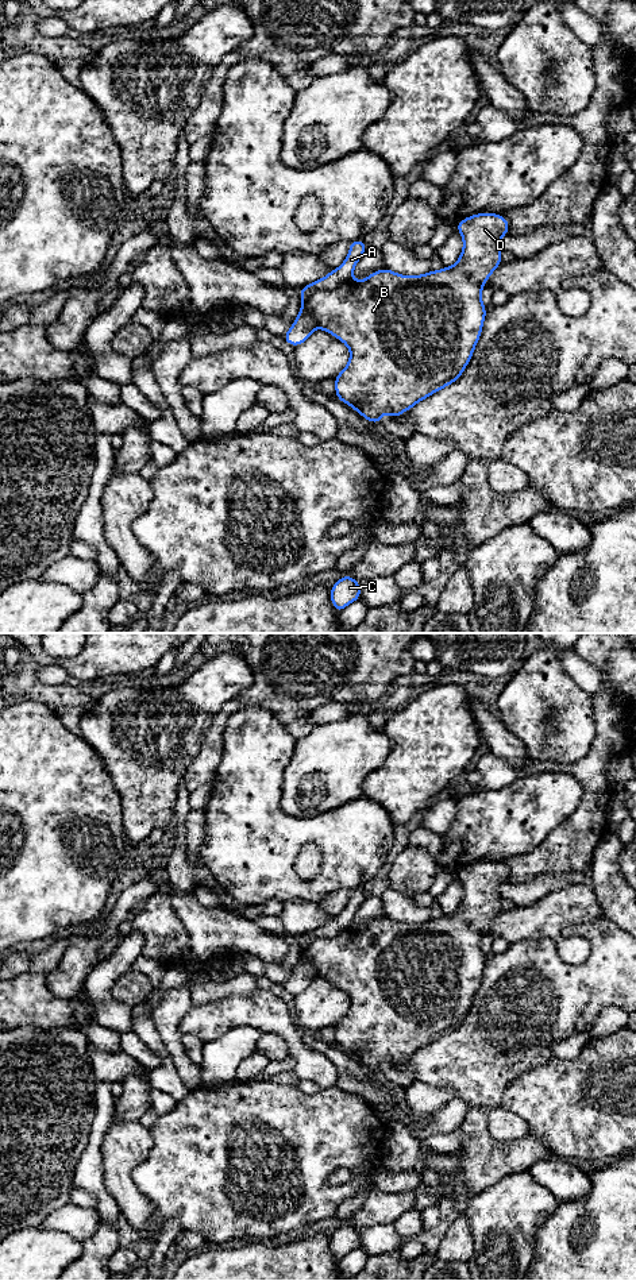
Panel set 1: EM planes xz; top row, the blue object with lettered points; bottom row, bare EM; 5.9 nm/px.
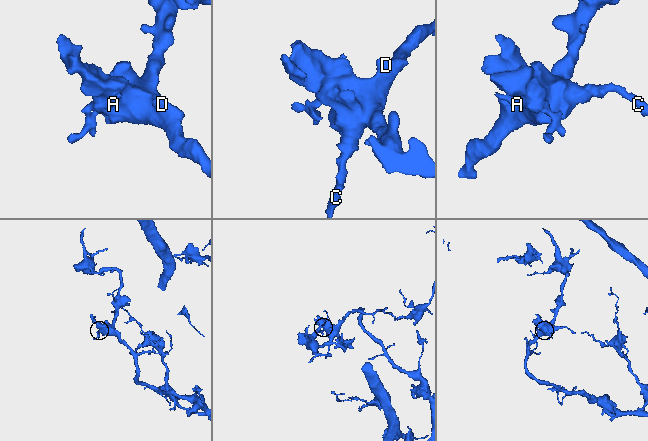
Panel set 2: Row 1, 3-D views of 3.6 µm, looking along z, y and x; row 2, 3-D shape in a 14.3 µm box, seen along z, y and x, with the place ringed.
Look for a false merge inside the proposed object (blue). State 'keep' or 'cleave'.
keep

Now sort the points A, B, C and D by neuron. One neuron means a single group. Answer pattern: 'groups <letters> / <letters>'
groups A B C D

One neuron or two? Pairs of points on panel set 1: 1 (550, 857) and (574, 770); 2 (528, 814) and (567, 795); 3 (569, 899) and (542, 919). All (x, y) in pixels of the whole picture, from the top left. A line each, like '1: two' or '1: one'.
1: one
2: one
3: one

